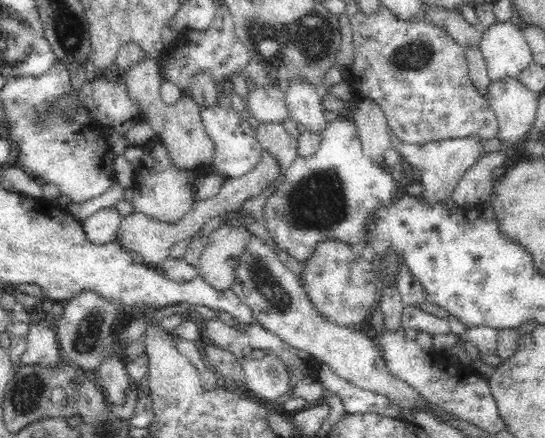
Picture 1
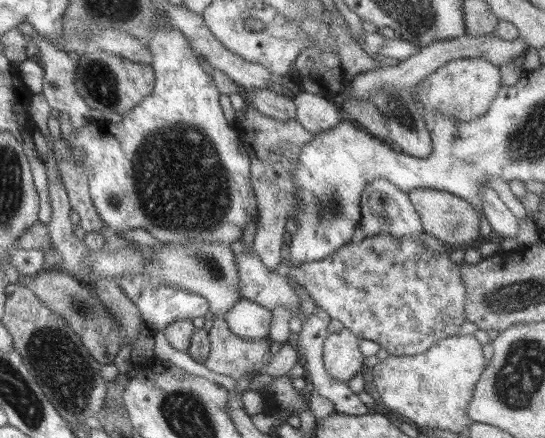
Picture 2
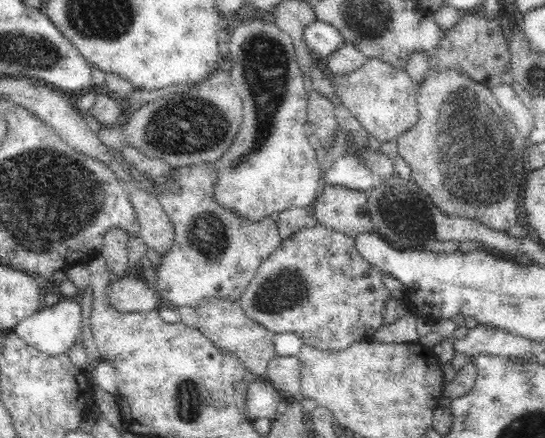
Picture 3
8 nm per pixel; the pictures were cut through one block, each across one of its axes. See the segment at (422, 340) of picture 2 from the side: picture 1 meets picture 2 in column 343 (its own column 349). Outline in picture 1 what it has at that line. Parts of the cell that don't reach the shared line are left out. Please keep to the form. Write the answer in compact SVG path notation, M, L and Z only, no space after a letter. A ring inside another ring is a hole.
M325 241L317 245L314 255L304 265L302 270L302 281L300 285L306 291L312 307L316 307L326 319L332 324L348 328L347 325L361 324L371 315L372 310L376 307L379 292L376 286L378 285L377 269L374 268L375 264L369 264L359 256L359 254L352 249L352 247L340 241Z

